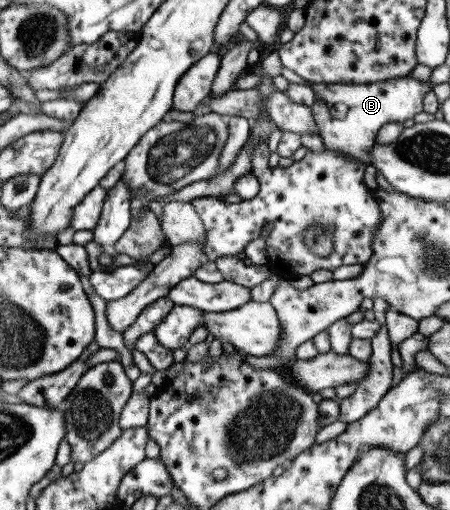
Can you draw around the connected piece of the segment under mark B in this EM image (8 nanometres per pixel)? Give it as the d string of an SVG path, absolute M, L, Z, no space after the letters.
M410 76L363 85L315 83L311 86L314 103L309 109L326 149L348 153L354 159L370 165L369 149L380 127L386 123L402 124L423 112L424 95L432 88L430 81L418 82Z

